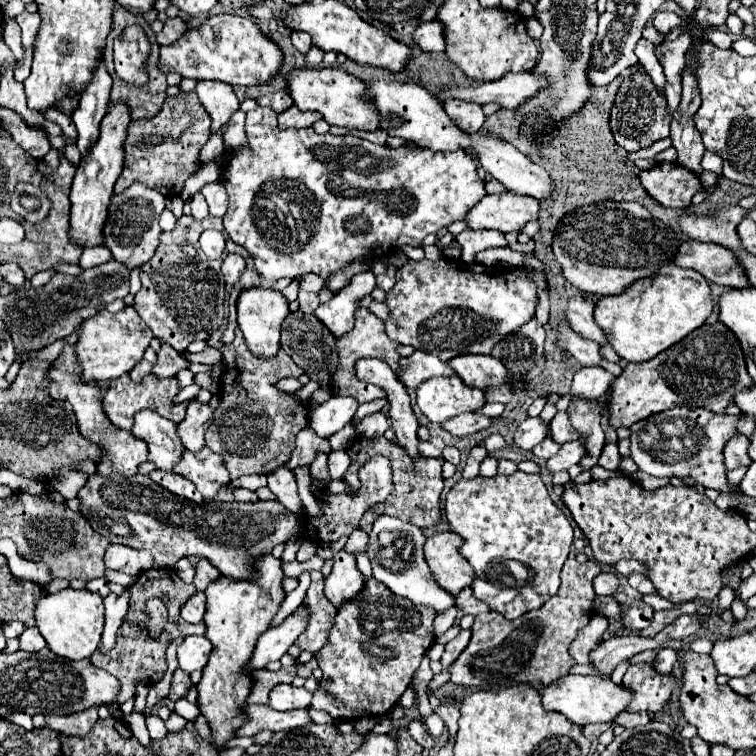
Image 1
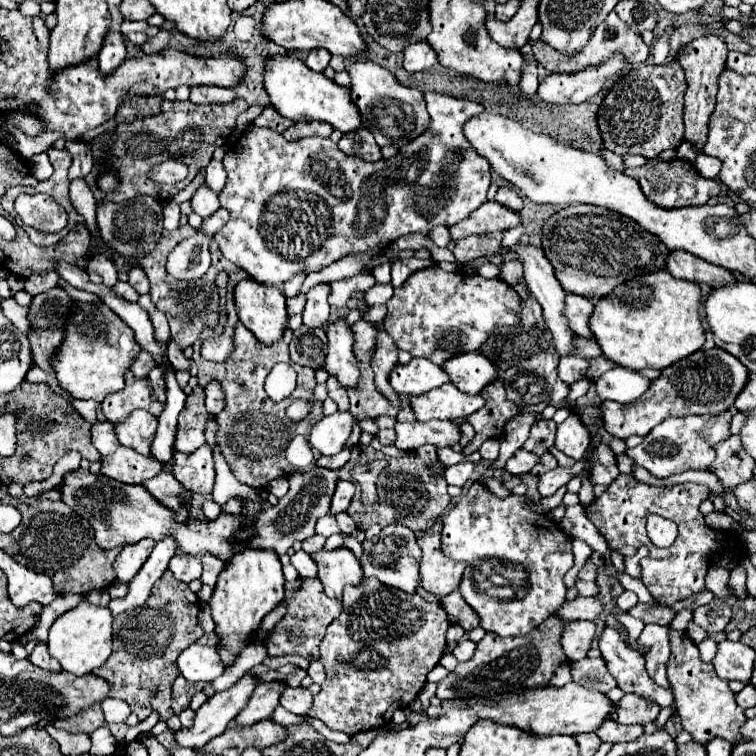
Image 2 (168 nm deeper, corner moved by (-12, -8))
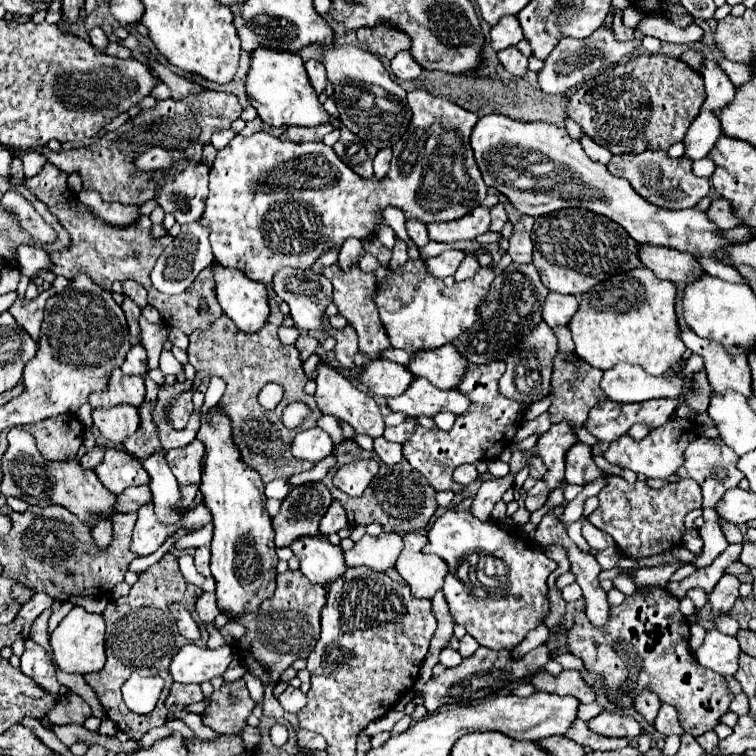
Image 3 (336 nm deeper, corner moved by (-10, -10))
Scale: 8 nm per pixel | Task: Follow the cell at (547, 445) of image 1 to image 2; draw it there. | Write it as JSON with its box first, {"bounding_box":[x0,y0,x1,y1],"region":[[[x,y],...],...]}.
{"bounding_box":[532,452,558,476],"region":[[[546,452],[542,458],[540,458],[540,462],[532,468],[532,474],[536,474],[536,476],[540,476],[540,474],[544,474],[544,472],[548,472],[548,470],[554,470],[558,466],[558,462],[556,462],[556,458],[550,454],[550,452]]]}

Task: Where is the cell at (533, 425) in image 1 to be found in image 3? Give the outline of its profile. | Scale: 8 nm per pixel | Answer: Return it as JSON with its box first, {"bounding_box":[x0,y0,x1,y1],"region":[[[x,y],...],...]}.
{"bounding_box":[470,474,514,522],"region":[[[508,474],[508,476],[500,478],[500,480],[492,480],[492,482],[484,480],[480,490],[478,490],[478,494],[476,494],[476,498],[474,498],[474,502],[472,502],[472,506],[470,506],[470,512],[474,516],[478,516],[478,520],[482,520],[482,522],[490,520],[490,512],[492,512],[494,504],[512,486],[512,478],[514,476]]]}

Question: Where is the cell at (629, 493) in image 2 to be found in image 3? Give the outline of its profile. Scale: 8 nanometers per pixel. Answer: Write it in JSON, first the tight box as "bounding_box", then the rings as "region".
{"bounding_box":[588,476,703,558],"region":[[[612,476],[612,482],[598,494],[598,500],[600,506],[588,516],[590,524],[608,532],[628,558],[644,558],[680,546],[686,530],[684,516],[690,510],[701,508],[703,501],[701,488],[694,480],[676,480],[654,490],[646,482],[638,480],[636,484],[628,484],[618,476]]]}

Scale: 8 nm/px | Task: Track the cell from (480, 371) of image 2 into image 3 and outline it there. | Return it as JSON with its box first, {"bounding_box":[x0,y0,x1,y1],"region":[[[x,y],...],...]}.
{"bounding_box":[406,344,468,390],"region":[[[450,344],[434,348],[434,352],[420,352],[406,364],[406,368],[414,372],[414,376],[422,376],[442,390],[456,388],[460,378],[464,376],[466,366],[468,362],[458,352],[454,352]]]}

